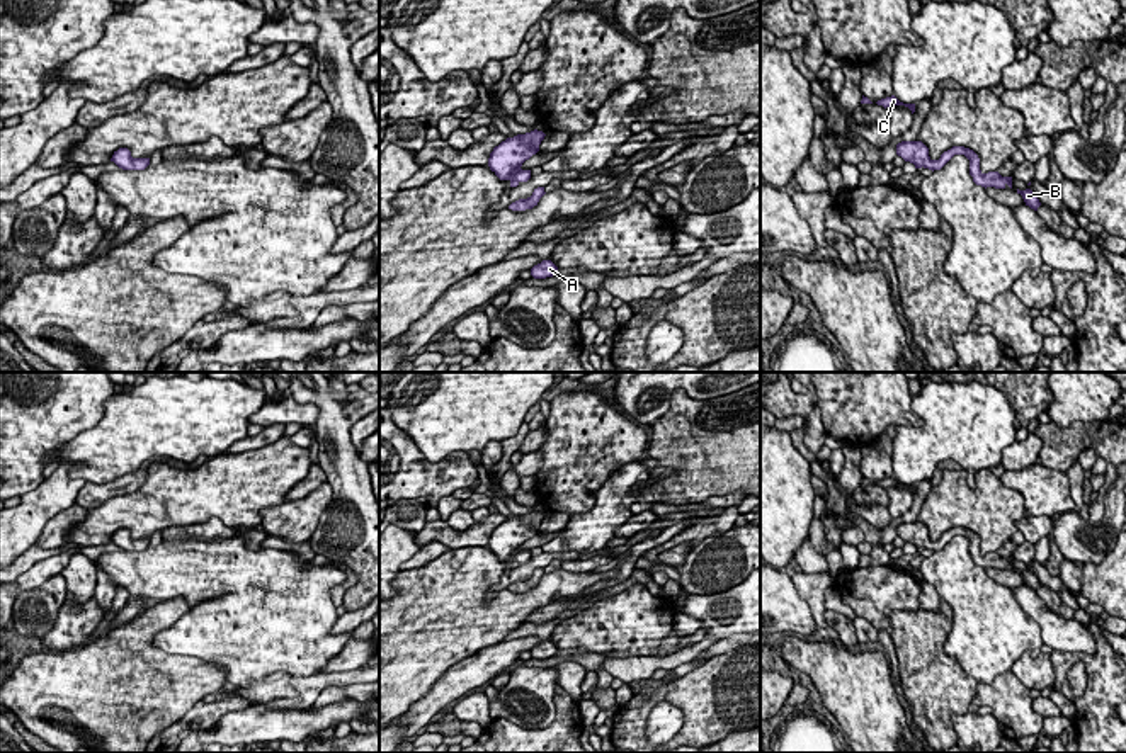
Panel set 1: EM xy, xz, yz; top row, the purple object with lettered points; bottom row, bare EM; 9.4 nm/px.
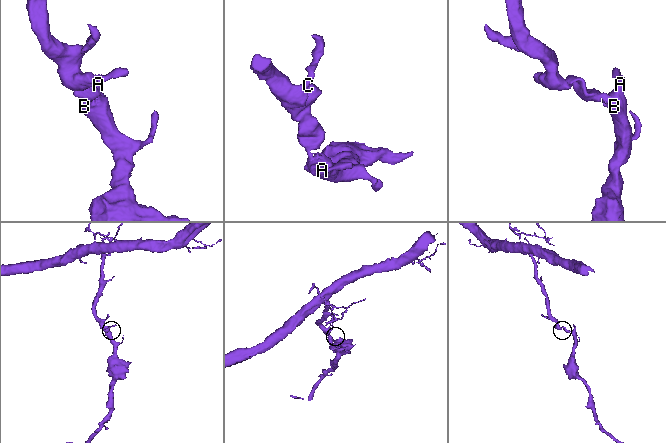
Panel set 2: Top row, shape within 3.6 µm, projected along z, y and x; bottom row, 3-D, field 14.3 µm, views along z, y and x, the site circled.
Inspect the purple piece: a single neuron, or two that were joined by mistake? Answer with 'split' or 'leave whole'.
leave whole

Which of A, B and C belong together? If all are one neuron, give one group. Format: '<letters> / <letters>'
A B C

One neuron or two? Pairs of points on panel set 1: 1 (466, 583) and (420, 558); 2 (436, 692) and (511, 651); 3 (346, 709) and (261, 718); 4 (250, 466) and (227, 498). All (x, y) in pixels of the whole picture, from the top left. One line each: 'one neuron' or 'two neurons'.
1: two neurons
2: one neuron
3: one neuron
4: one neuron

